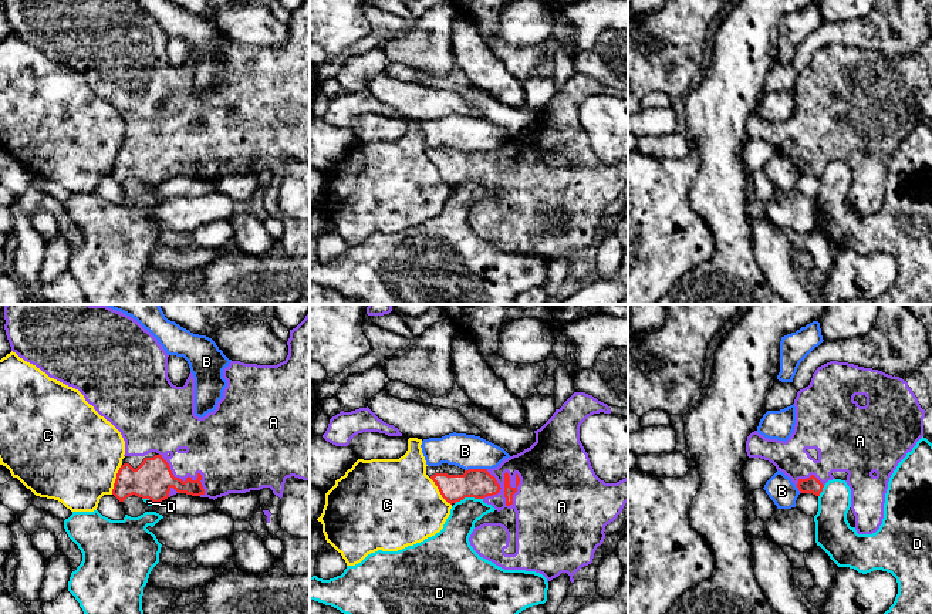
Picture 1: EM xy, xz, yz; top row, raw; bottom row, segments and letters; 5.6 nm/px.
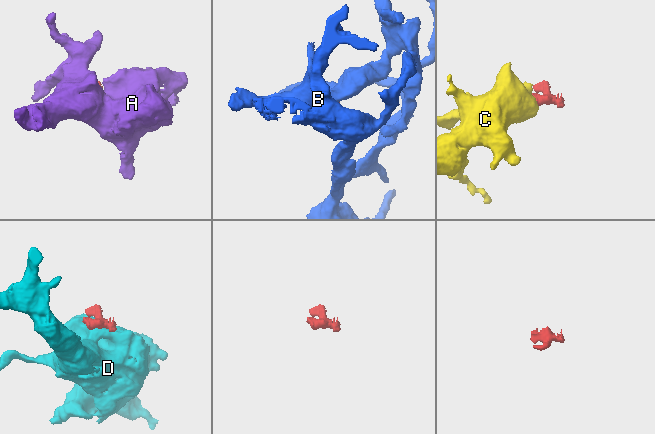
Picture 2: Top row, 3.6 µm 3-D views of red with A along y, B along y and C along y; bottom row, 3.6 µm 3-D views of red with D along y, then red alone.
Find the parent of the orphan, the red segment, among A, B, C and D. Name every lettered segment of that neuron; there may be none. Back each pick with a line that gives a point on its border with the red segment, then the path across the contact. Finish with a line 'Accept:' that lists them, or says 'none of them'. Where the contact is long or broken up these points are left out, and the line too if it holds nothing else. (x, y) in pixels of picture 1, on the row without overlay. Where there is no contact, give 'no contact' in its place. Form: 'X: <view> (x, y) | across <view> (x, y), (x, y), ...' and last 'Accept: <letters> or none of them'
A: xz (505, 171)
Accept: A

